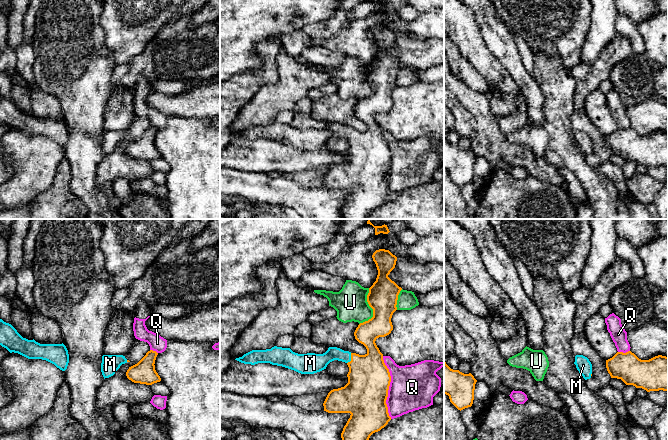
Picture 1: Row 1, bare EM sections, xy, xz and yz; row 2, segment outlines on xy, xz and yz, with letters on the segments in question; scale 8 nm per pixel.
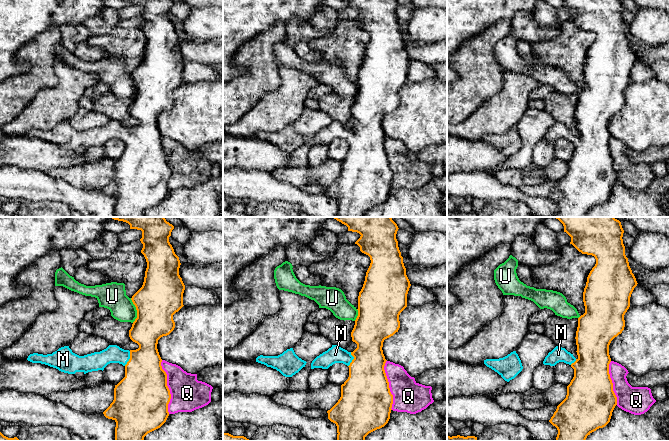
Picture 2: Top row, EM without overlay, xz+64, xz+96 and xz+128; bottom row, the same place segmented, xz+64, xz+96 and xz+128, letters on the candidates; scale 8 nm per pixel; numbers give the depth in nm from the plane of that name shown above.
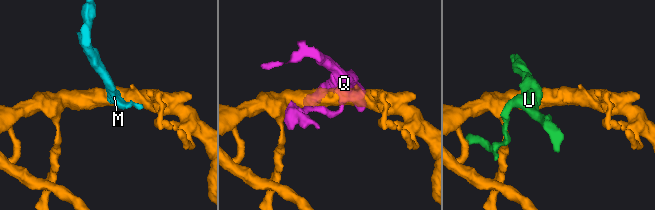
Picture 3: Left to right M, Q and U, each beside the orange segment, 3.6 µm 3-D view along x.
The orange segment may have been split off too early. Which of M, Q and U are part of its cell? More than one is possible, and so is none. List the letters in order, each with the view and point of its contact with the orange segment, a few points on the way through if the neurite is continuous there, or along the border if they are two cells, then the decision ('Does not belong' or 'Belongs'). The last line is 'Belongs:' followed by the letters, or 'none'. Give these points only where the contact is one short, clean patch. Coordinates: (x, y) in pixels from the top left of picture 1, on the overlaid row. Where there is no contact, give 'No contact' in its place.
M: Touches orange at xz (351, 358). Path across: xz (369, 379), (366, 373), (351, 358), (328, 356), (320, 361). Belongs
Q: Touches orange at xz (388, 387). Does not belong
U: Touches orange at xz (372, 308). Boundary: xz (369, 288), (367, 303), (372, 309), (372, 316), (359, 324). Does not belong
Belongs: M

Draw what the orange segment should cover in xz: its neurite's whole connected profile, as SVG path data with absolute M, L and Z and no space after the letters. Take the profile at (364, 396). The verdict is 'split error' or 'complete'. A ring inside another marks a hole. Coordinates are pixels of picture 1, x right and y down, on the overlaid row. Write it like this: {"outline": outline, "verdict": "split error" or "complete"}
{"outline": "M379 249L373 253L372 258L378 270L376 281L369 288L367 295L367 302L373 309L373 317L368 321L360 323L354 332L355 339L367 349L365 355L351 353L337 347L329 347L323 354L298 354L290 348L274 346L266 350L252 350L242 357L235 359L241 363L251 365L270 363L301 374L320 372L326 369L327 365L334 360L345 362L349 367L347 374L348 383L344 387L331 390L323 403L324 411L328 413L351 414L341 433L342 440L369 440L373 433L380 431L391 420L386 404L391 376L389 369L384 363L383 354L380 352L375 341L379 337L389 335L393 330L391 318L397 310L398 295L402 288L388 277L395 268L397 257L389 250Z", "verdict": "split error"}

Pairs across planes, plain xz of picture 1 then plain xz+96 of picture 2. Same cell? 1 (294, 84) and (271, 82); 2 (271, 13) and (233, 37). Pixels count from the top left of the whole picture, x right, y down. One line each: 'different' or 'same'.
1: different
2: same

